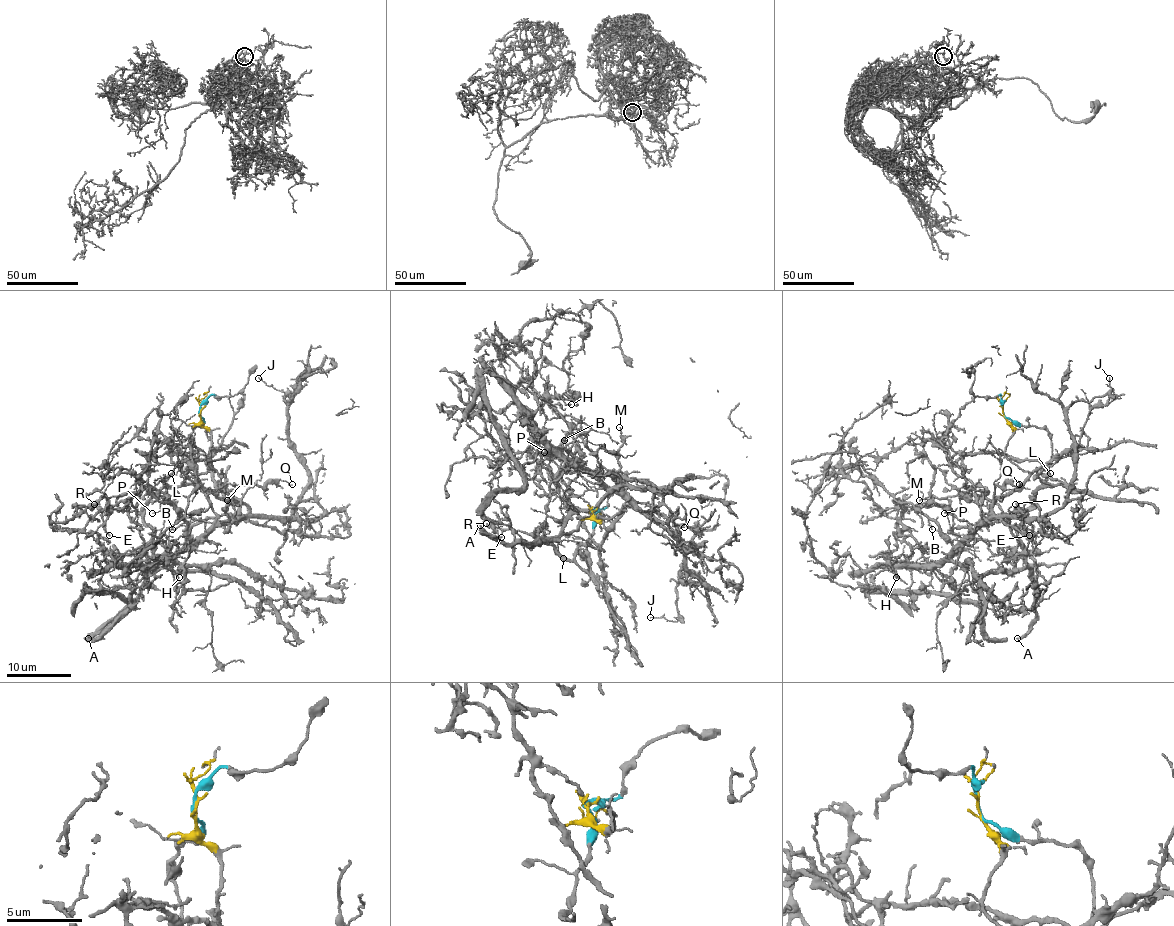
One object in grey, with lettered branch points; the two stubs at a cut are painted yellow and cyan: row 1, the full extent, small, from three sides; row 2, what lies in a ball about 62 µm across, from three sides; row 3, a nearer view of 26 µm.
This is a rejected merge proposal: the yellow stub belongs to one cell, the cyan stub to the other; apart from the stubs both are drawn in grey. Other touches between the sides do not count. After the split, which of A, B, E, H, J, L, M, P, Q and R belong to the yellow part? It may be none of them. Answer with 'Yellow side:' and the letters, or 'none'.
Yellow side: B, H, J, M, P, Q

